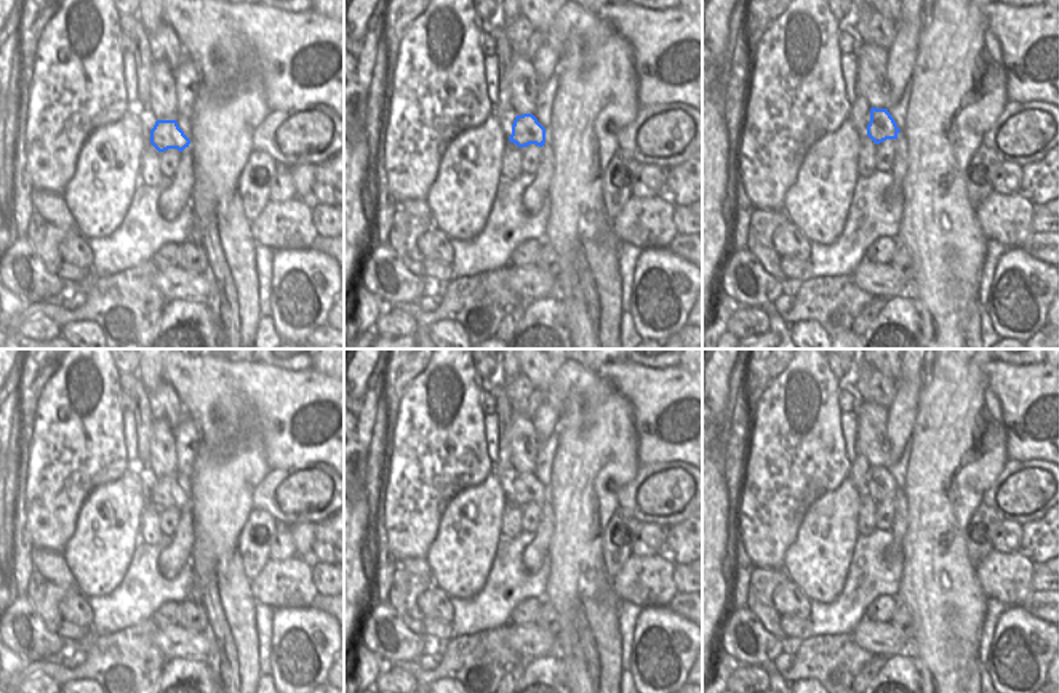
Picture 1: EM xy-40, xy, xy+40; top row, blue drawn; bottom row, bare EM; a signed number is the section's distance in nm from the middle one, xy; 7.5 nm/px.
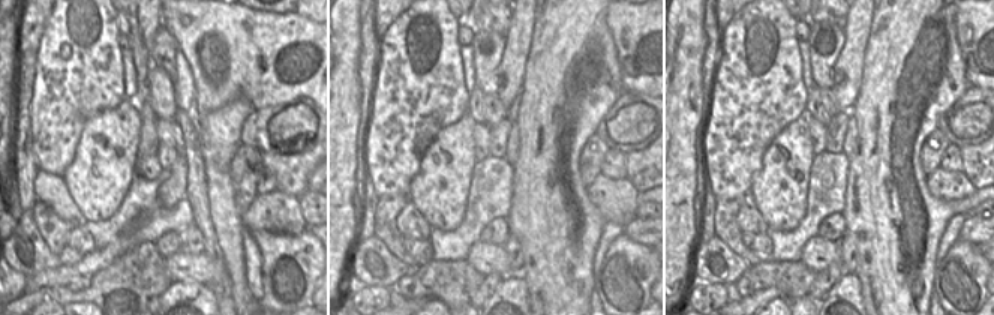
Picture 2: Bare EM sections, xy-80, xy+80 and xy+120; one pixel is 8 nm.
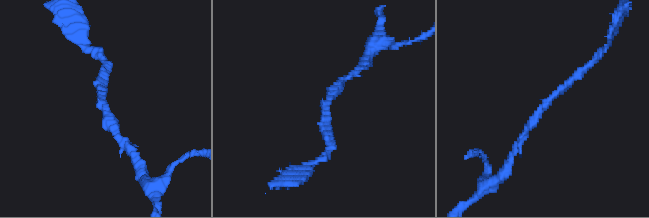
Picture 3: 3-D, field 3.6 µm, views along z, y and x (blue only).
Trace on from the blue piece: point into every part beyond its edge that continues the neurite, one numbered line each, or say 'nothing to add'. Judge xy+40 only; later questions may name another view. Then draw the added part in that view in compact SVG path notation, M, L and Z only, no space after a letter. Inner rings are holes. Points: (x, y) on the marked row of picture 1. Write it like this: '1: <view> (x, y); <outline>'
nothing to add

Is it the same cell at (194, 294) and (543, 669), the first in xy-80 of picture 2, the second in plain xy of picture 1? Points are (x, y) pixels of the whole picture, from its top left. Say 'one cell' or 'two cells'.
one cell

